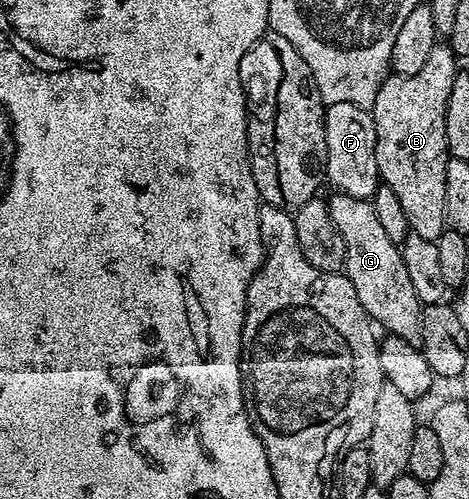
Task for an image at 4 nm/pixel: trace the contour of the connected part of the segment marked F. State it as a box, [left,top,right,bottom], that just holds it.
[325,103,379,200]

